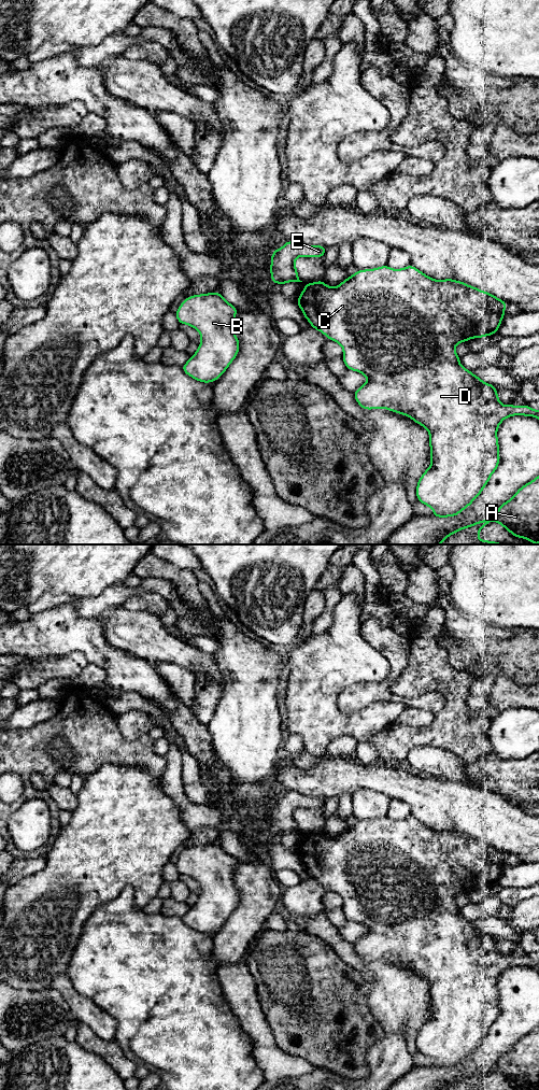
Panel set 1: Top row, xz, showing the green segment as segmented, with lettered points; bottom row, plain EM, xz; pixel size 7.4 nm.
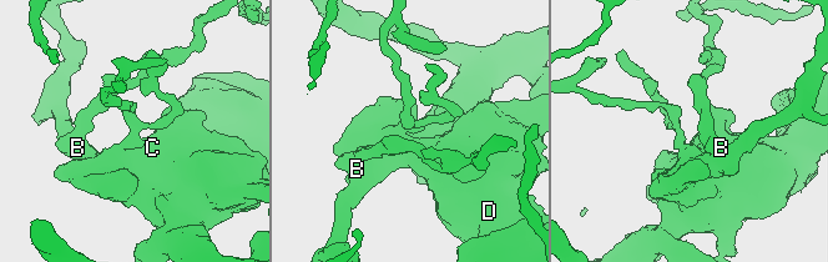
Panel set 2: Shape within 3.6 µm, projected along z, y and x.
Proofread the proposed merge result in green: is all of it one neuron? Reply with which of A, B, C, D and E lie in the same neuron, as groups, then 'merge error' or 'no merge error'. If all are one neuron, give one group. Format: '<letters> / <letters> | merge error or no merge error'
A B C D E | no merge error

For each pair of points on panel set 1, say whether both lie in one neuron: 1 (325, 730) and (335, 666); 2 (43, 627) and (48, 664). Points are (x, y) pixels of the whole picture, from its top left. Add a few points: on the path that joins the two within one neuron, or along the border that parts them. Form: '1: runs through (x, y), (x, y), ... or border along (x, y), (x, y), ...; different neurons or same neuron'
1: runs through (325, 713), (326, 682); same neuron
2: border along (72, 651), (64, 655), (23, 655); different neurons

